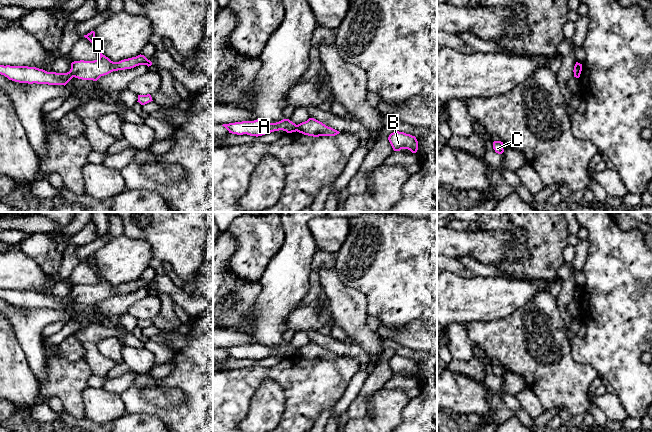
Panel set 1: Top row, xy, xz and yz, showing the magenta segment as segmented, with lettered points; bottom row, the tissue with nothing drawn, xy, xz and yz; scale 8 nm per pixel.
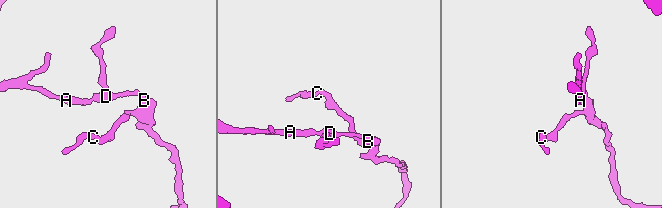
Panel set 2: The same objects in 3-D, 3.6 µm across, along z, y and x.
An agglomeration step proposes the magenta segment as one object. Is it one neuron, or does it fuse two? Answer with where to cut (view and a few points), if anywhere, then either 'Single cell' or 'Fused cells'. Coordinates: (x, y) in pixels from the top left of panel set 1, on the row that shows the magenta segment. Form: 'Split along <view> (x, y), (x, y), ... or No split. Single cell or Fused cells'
Split along xy (69, 71), (73, 76). Fused cells

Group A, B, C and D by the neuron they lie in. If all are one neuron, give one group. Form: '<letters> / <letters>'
A / B C D

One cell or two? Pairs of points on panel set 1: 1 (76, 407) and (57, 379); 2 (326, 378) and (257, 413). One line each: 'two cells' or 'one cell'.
1: one cell
2: two cells

